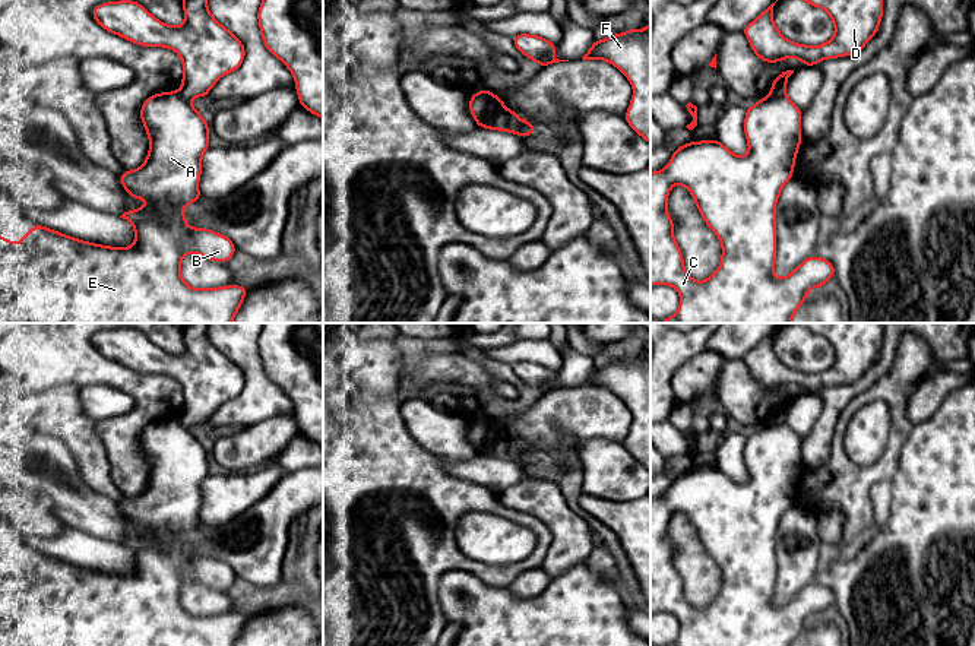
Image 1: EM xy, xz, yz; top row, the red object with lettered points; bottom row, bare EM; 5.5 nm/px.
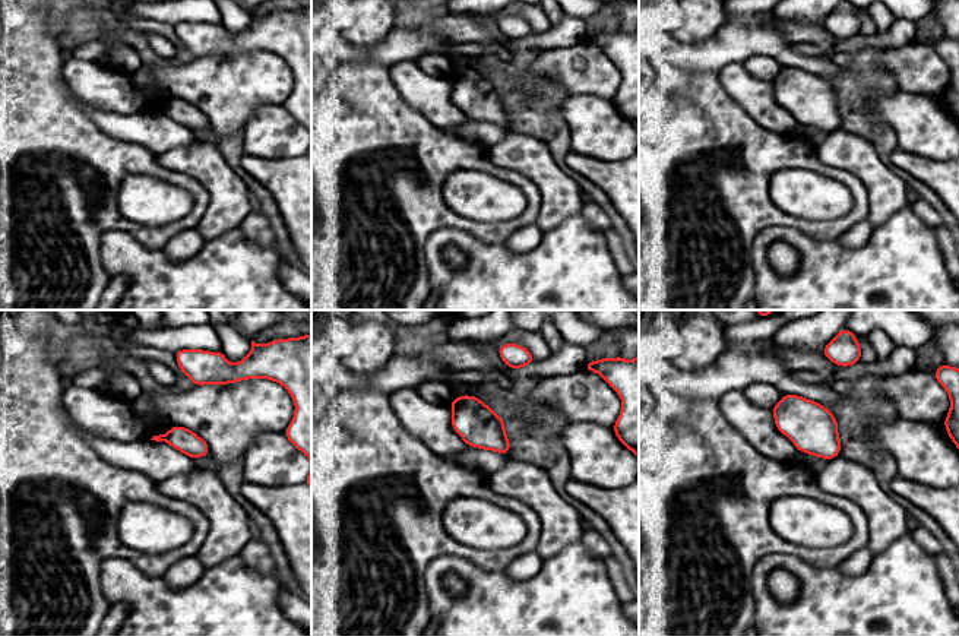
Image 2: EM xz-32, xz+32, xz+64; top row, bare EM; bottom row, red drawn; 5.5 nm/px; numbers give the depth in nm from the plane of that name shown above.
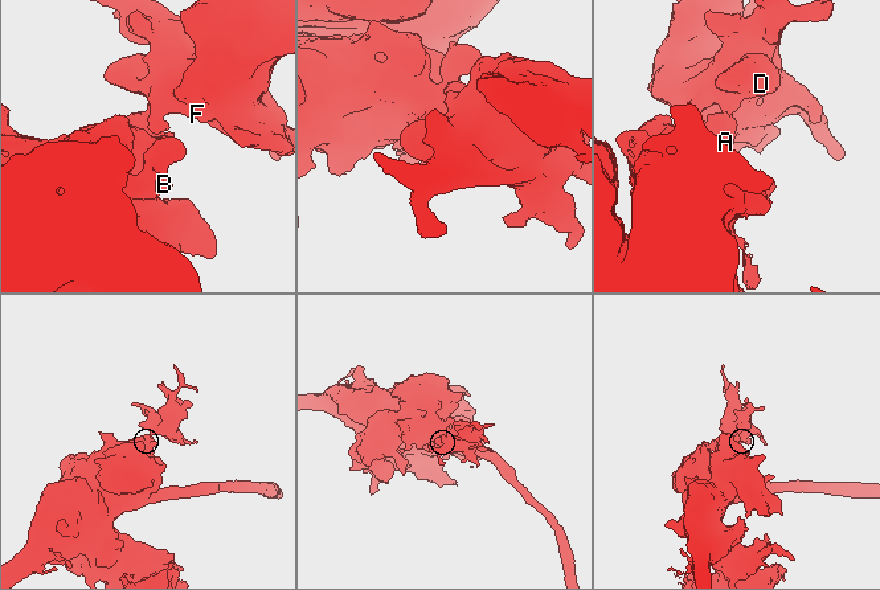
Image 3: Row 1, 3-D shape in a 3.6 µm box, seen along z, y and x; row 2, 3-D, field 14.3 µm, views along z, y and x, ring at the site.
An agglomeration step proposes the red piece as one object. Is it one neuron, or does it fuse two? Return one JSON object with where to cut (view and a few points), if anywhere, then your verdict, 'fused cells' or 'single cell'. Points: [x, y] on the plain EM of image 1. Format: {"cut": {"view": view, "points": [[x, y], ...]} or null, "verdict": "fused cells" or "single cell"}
{"cut": {"view": "xz", "points": [[513, 439], [510, 443], [512, 459]]}, "verdict": "fused cells"}

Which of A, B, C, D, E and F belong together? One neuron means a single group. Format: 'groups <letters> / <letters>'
groups A B C E / D F

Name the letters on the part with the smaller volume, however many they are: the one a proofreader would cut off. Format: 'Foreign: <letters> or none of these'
Foreign: D, F

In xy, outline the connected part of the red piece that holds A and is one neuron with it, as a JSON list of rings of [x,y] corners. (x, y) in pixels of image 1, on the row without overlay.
[[[178,418],[153,421],[140,436],[140,447],[149,463],[145,490],[120,503],[123,516],[133,526],[148,532],[124,539],[136,561],[130,574],[111,574],[88,570],[39,551],[22,563],[20,570],[10,570],[0,563],[0,646],[234,646],[249,618],[240,612],[219,615],[193,615],[181,604],[186,582],[205,583],[212,589],[227,590],[235,582],[234,570],[213,557],[189,554],[183,536],[202,525],[199,509],[202,484],[209,474],[209,452]]]

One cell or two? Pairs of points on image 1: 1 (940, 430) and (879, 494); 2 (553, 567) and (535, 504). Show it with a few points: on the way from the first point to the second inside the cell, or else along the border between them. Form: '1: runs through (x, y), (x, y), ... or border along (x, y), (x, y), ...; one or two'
1: border along (889, 481), (890, 513); two
2: runs through (559, 551), (559, 526), (551, 519); one

